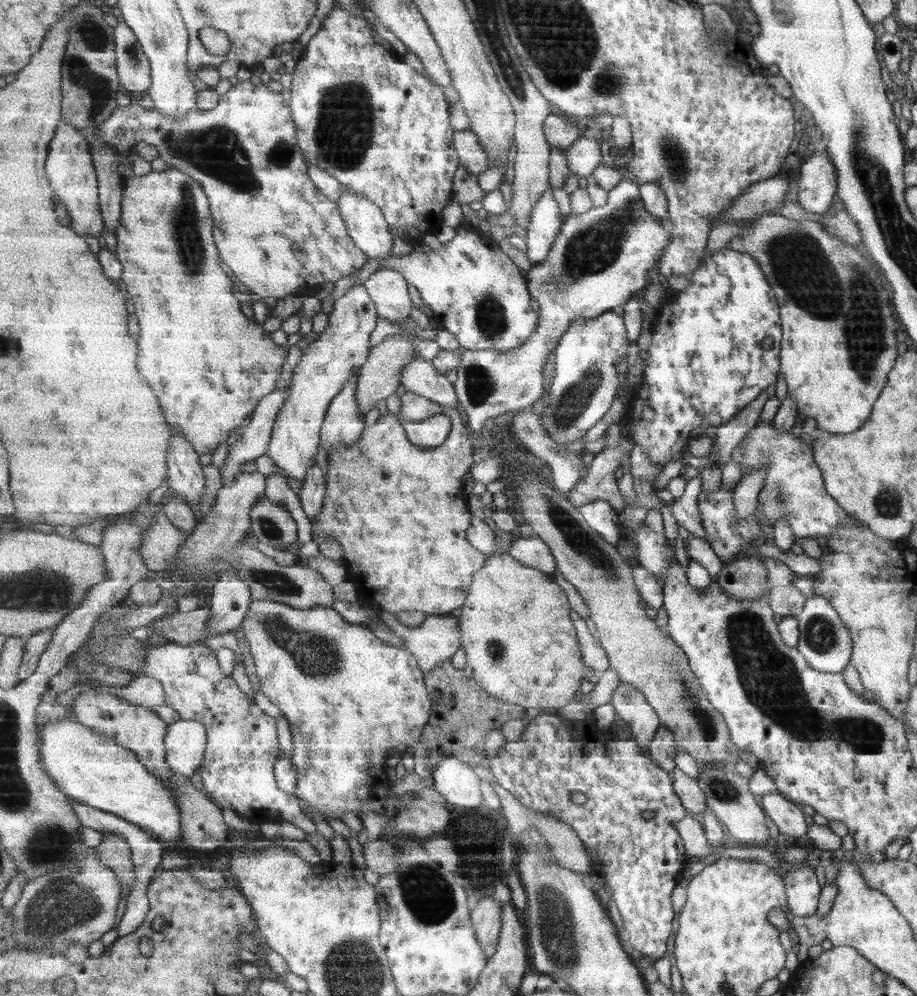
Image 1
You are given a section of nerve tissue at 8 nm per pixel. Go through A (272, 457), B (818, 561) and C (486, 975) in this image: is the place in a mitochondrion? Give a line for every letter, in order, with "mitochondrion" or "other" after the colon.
A: other
B: other
C: other

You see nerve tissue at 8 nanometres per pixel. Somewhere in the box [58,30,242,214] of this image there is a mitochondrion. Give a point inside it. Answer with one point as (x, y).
(132, 53)

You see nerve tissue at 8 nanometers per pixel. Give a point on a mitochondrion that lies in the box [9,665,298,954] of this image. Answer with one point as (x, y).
(62, 905)

